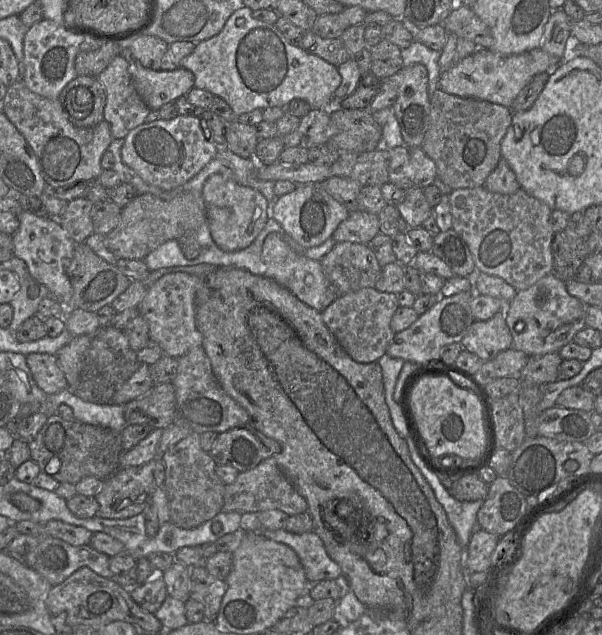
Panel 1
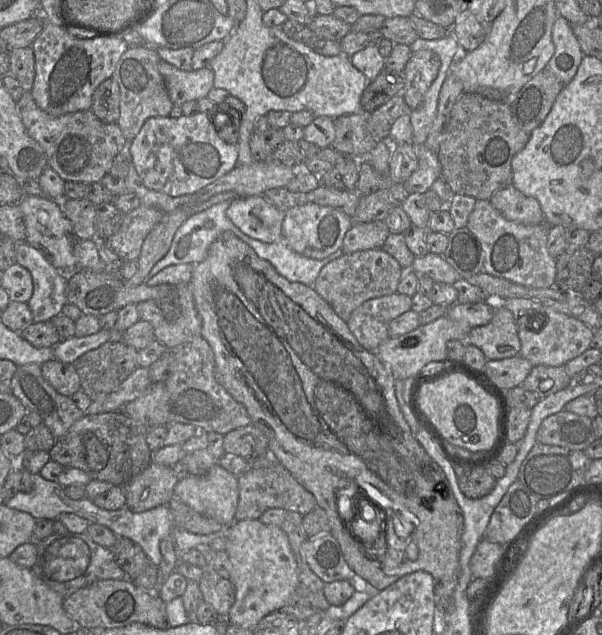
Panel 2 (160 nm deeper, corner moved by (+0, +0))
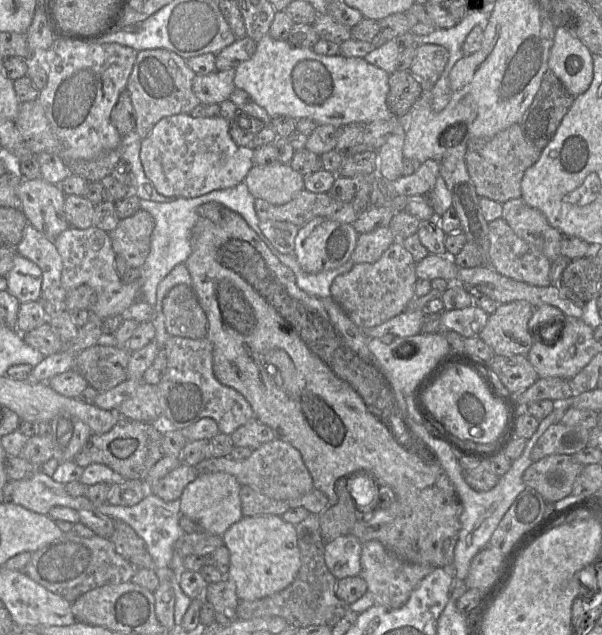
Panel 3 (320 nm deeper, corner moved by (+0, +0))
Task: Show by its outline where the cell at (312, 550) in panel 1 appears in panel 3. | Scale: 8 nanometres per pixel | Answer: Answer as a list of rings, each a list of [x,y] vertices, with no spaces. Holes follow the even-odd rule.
[[[350,534],[327,541],[324,560],[331,574],[337,579],[354,577],[361,572],[362,543]]]

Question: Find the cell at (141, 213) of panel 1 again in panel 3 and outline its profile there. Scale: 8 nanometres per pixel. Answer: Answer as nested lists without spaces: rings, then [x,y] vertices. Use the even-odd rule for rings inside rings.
[[[139,209],[132,216],[120,219],[117,226],[109,232],[115,254],[125,260],[128,268],[139,268],[146,261],[150,251],[150,240],[153,228],[153,217],[147,211]]]

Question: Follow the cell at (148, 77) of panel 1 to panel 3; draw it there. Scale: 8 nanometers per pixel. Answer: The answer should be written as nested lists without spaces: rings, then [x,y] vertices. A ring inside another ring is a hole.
[[[235,69],[215,70],[208,74],[196,74],[192,89],[201,104],[220,104],[228,100],[234,85]]]

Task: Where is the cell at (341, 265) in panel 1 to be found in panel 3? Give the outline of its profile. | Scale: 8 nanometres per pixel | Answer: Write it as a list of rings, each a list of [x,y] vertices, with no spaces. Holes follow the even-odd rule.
[[[395,241],[376,262],[355,264],[349,272],[337,276],[330,286],[330,297],[358,327],[375,327],[409,307],[415,297],[415,265],[401,241]]]

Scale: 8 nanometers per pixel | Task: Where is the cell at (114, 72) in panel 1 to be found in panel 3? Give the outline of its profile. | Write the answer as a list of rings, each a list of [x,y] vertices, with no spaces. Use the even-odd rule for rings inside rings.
[[[164,48],[138,51],[126,86],[135,110],[138,137],[145,138],[161,118],[190,113],[201,104],[192,89],[195,76],[185,59],[173,51]]]

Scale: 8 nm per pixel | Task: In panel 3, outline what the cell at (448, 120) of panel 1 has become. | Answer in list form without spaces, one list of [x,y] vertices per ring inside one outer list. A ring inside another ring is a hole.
[[[515,123],[490,139],[469,141],[465,162],[477,194],[503,204],[521,197],[524,173],[539,160],[541,152],[526,141],[519,123]]]

